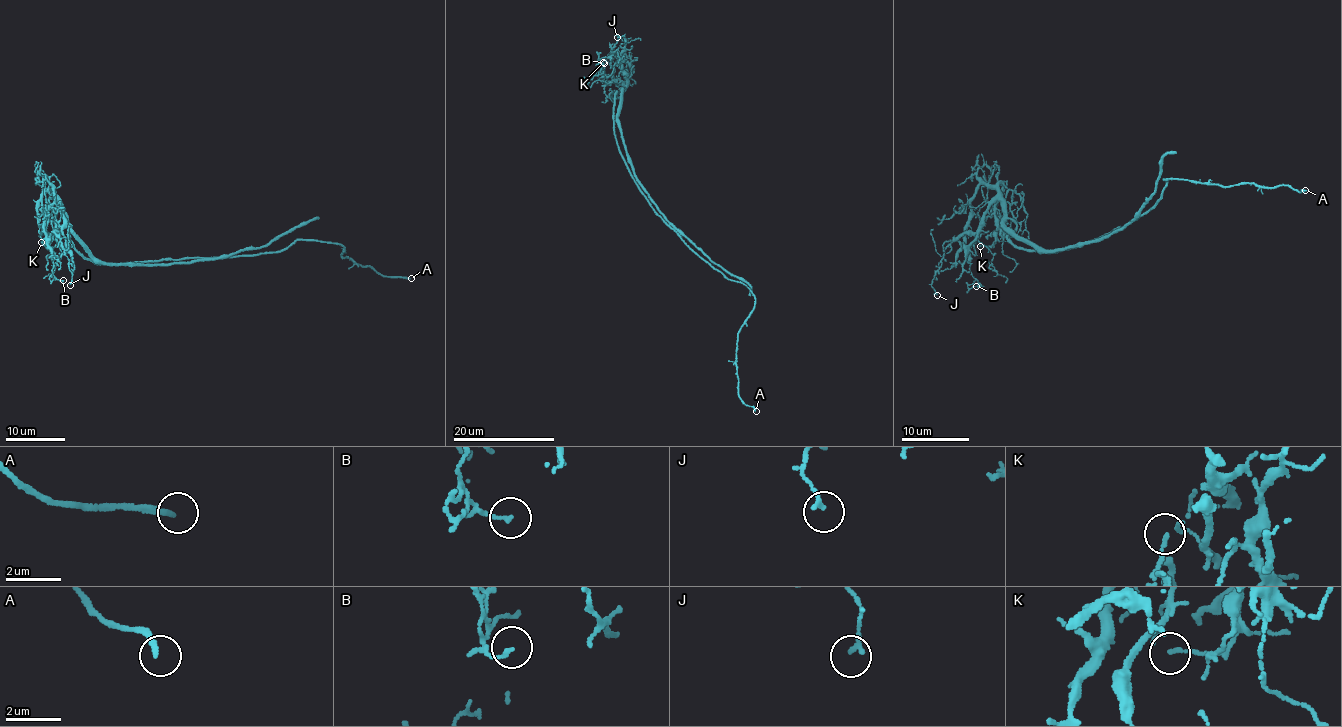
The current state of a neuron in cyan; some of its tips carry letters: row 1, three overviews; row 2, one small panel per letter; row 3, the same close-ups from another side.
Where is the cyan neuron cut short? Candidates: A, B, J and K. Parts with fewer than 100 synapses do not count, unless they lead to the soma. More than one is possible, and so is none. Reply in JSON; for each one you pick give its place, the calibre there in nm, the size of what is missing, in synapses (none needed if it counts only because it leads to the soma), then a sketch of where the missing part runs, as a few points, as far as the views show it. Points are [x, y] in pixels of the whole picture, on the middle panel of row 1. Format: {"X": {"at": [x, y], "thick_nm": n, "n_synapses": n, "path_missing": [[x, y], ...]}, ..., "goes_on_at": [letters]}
{"A": {"at": [756, 411], "thick_nm": 220, "path_missing": [[756, 411], [747, 426], [770, 440], [757, 441]]}, "goes_on_at": ["A"]}

